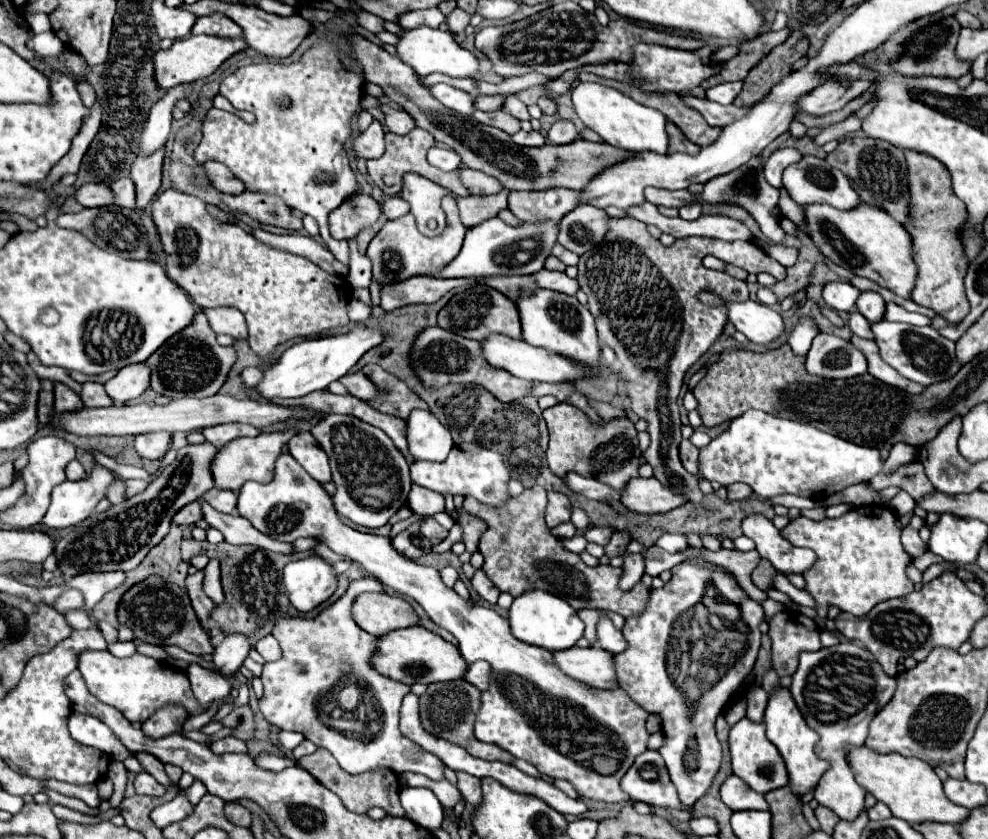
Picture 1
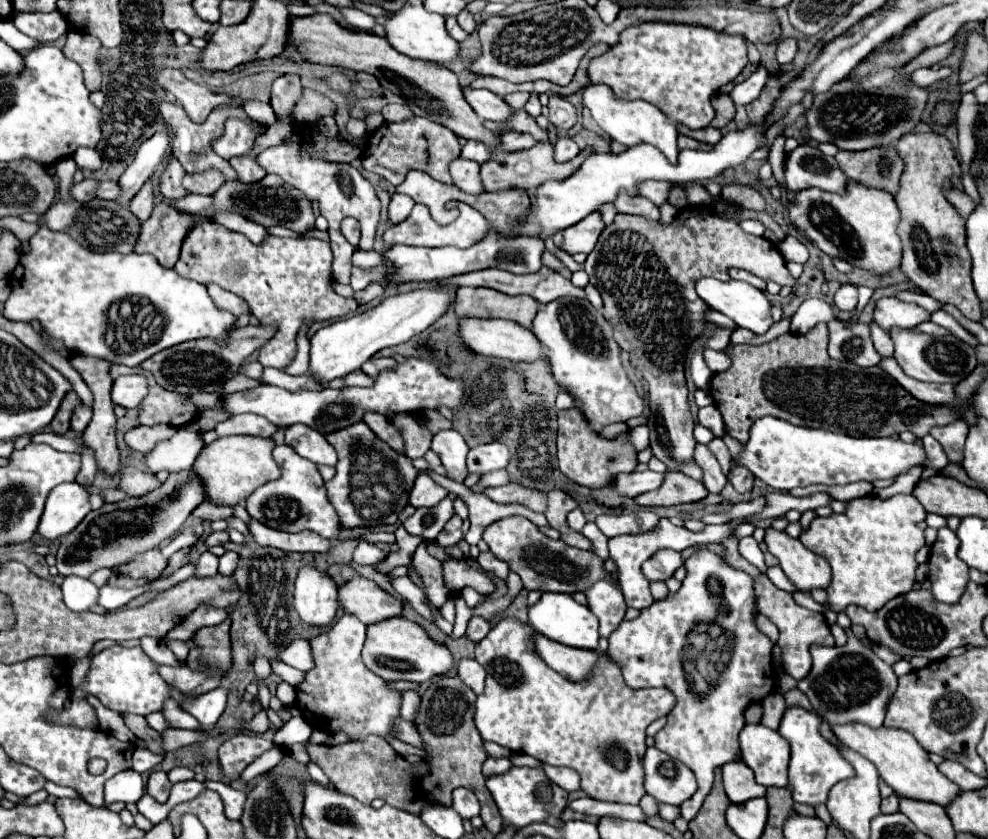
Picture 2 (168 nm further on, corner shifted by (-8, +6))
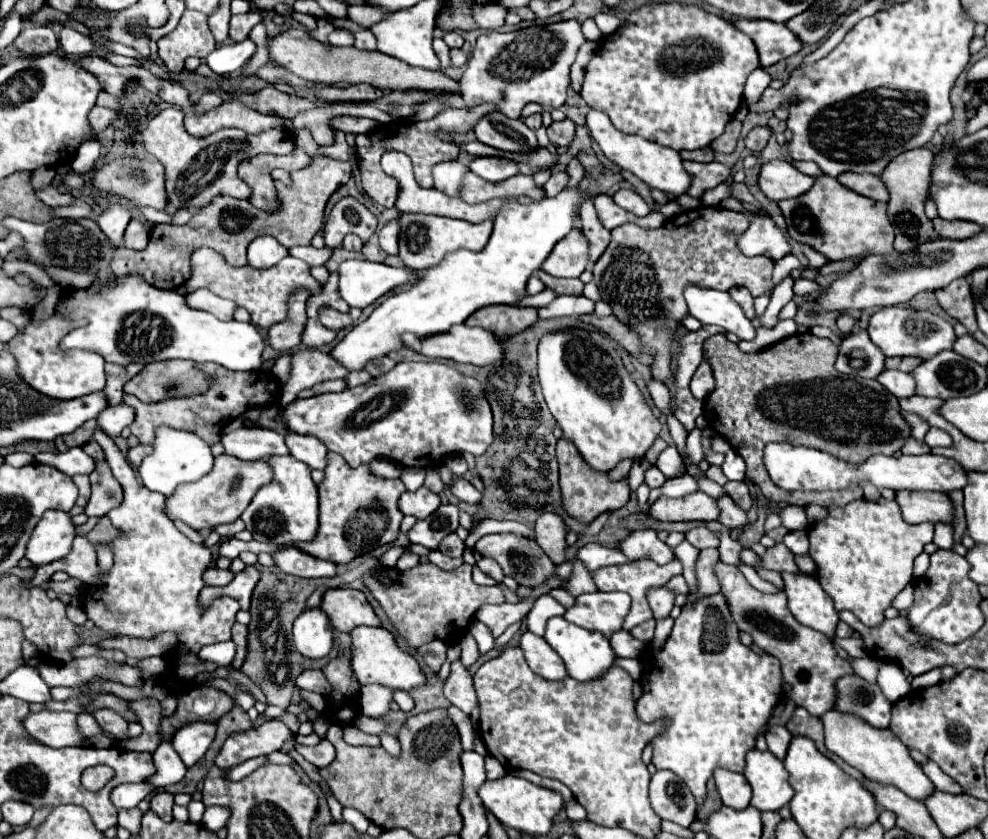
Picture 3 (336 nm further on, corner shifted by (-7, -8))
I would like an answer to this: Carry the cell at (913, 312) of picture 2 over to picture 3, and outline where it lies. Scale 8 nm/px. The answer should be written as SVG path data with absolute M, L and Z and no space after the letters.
M903 307L879 309L871 317L867 331L871 341L881 349L885 357L917 357L921 361L927 361L941 351L953 349L953 343L957 339L953 325L947 319L933 315L929 311L913 311Z

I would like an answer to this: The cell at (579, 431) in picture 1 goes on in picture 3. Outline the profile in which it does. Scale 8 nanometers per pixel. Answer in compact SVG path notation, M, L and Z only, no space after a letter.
M559 439L557 443L557 461L559 461L559 483L561 483L561 495L563 495L563 509L569 517L591 523L605 511L621 509L629 501L629 485L627 481L609 481L607 475L599 475L599 471L591 471L587 463L583 463L583 457L571 443L565 443L565 439Z

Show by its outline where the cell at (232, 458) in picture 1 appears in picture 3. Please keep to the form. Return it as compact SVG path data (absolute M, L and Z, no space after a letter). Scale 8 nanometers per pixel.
M229 455L215 457L213 469L199 481L179 485L171 497L165 499L163 511L171 521L183 521L195 531L213 531L221 523L235 521L251 503L255 491L271 483L271 467L265 461L241 461Z

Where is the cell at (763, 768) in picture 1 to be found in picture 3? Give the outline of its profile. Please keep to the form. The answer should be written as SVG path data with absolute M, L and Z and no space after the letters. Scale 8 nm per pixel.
M749 751L743 775L753 789L751 807L755 807L757 811L779 811L793 797L783 761L779 761L769 751Z

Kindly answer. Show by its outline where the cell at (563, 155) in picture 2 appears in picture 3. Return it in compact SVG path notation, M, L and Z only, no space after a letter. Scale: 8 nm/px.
M555 171L555 173L551 175L551 179L549 179L549 181L545 183L545 187L543 187L545 197L553 197L553 195L557 195L559 191L563 191L565 185L567 185L567 181L569 181L567 171Z

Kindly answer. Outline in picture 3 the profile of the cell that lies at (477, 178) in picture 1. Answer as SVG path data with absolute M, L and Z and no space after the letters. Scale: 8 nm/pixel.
M445 161L445 163L437 163L433 167L433 187L443 191L445 195L451 195L451 197L459 197L459 189L461 189L461 181L463 181L463 175L467 173L469 169L463 167L461 163L457 161Z

